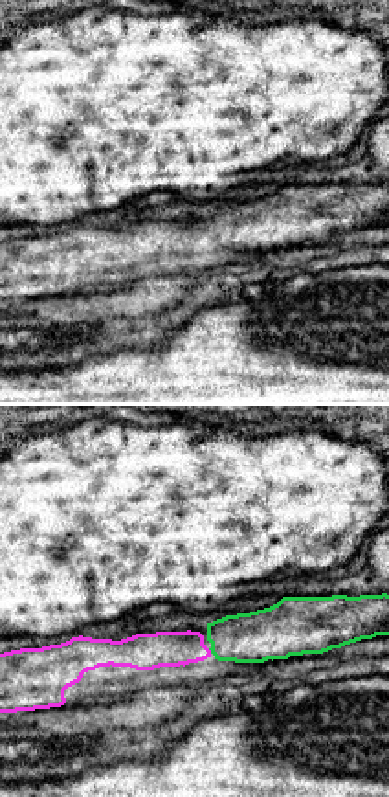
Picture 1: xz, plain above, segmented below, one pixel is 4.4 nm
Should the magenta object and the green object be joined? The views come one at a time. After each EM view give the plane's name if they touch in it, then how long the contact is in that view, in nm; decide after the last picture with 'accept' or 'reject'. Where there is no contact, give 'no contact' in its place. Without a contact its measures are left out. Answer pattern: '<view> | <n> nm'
xz | 30 nm

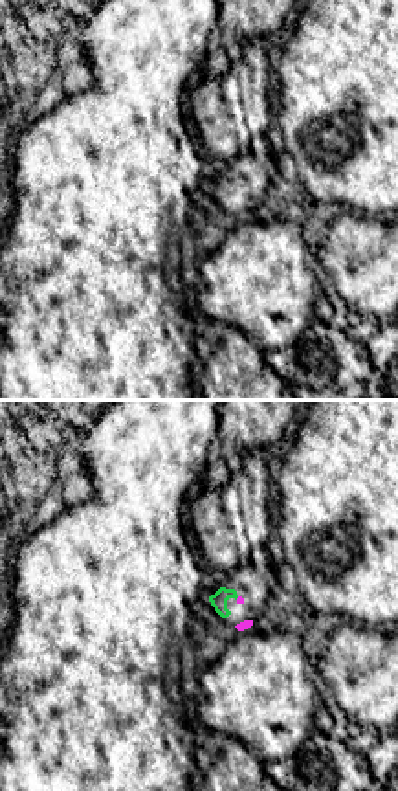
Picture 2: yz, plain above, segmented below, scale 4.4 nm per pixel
no contact

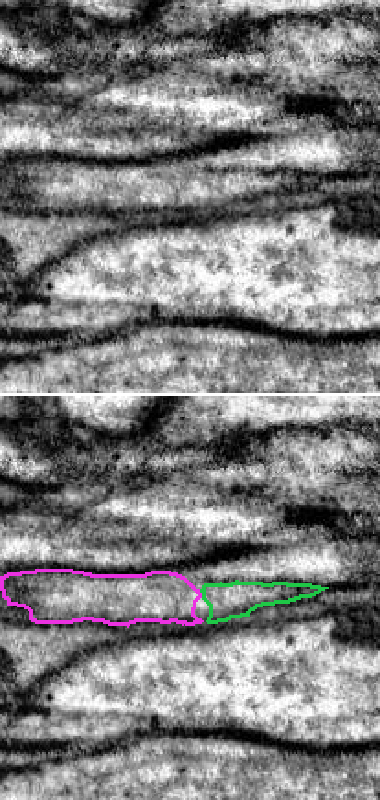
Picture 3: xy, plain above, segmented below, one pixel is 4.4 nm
xy | 40 nm

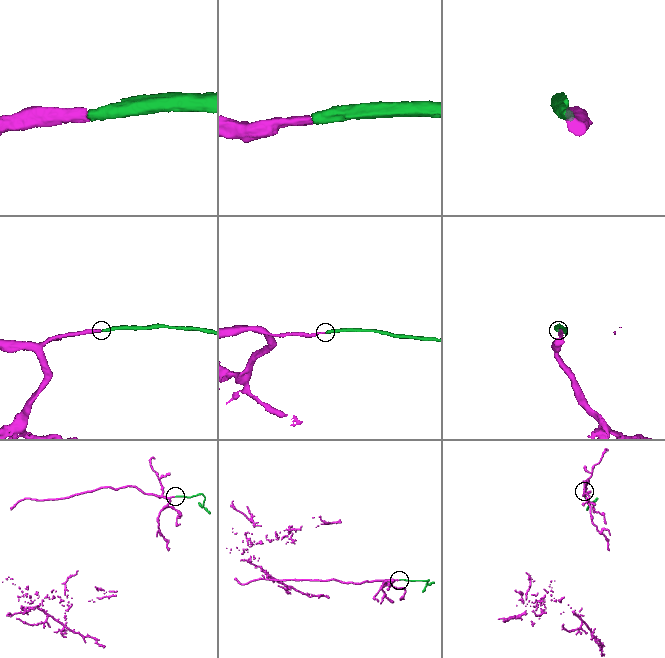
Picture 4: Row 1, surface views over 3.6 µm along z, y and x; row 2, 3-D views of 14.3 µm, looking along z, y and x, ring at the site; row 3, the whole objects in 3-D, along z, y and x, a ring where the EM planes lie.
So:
accept

